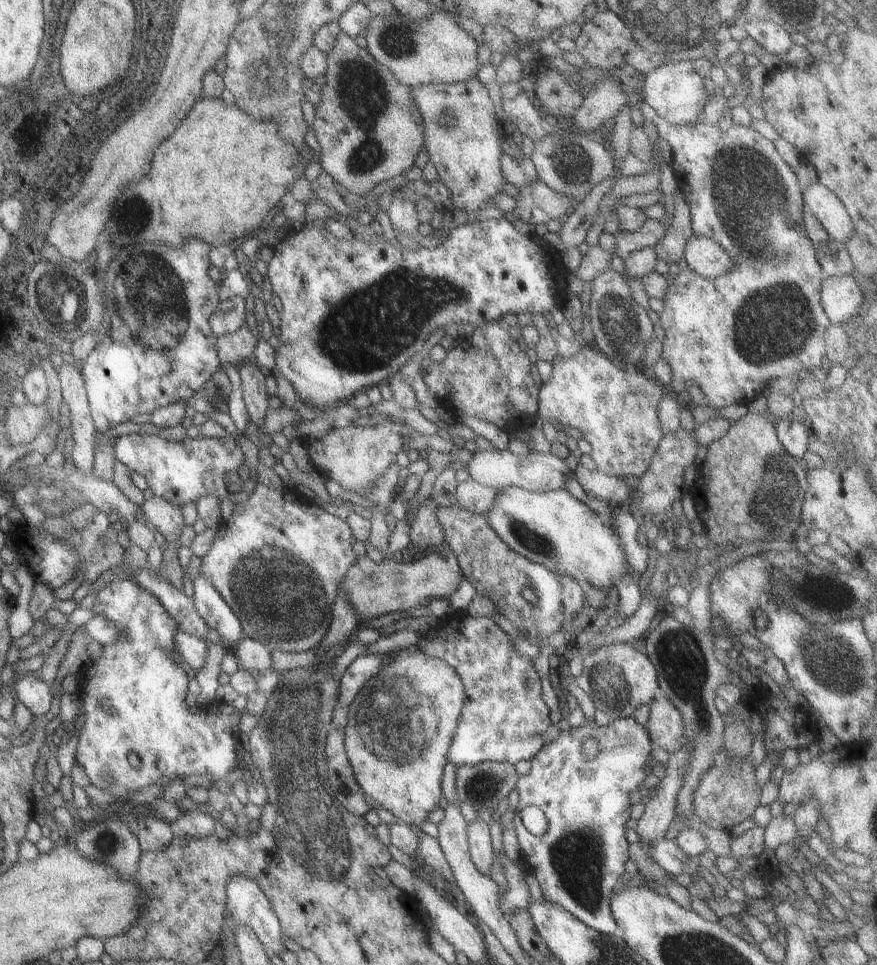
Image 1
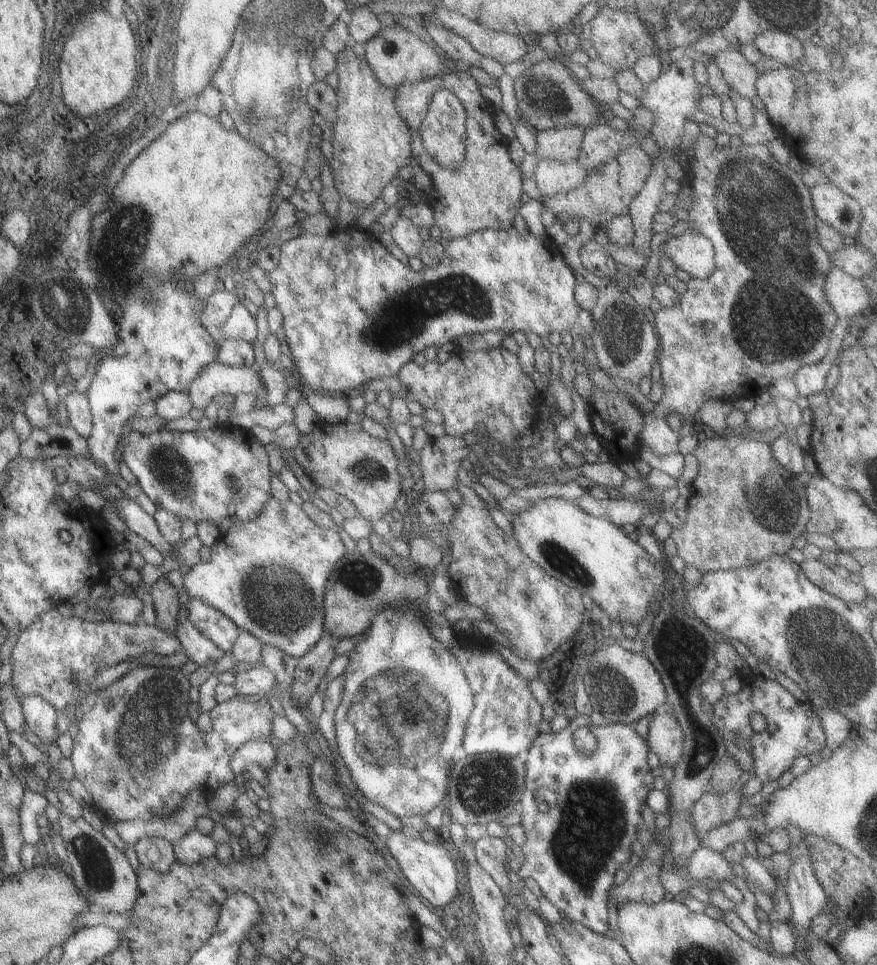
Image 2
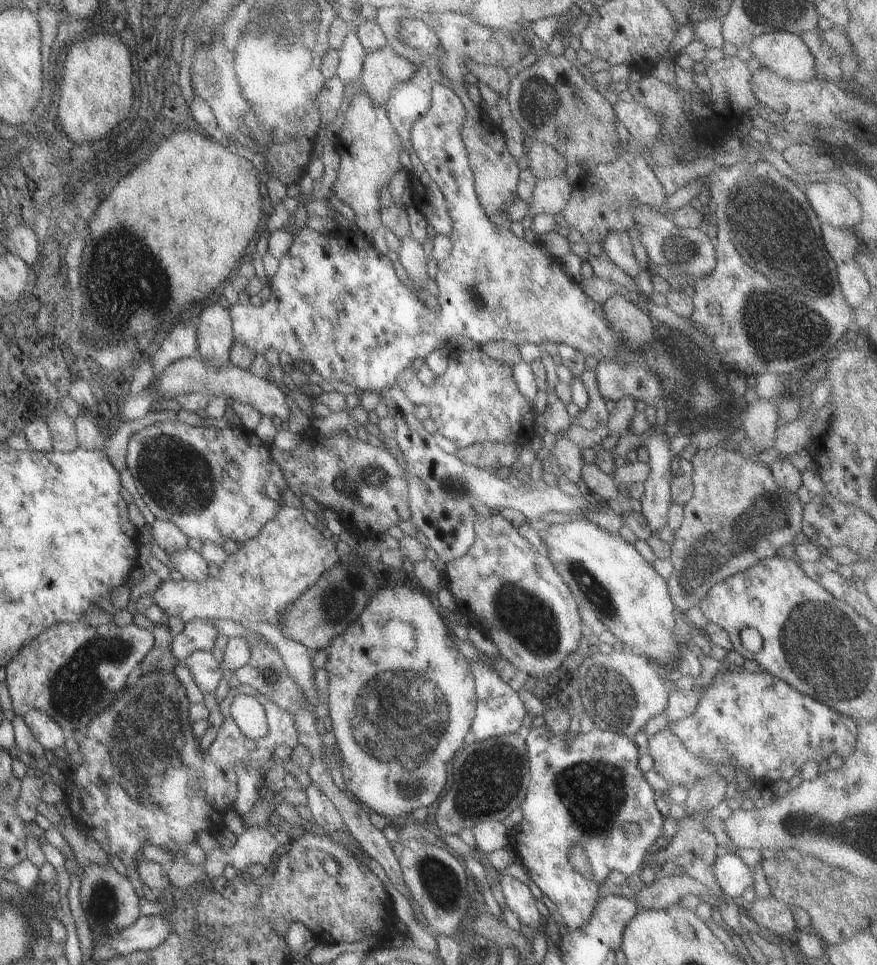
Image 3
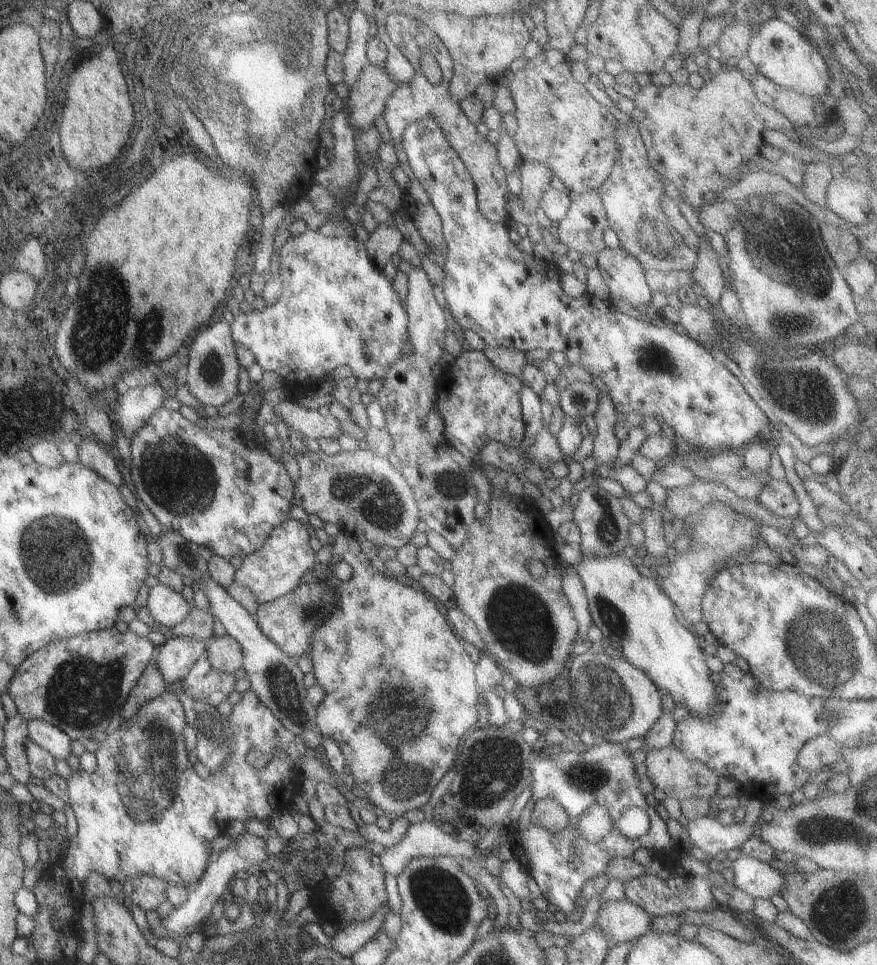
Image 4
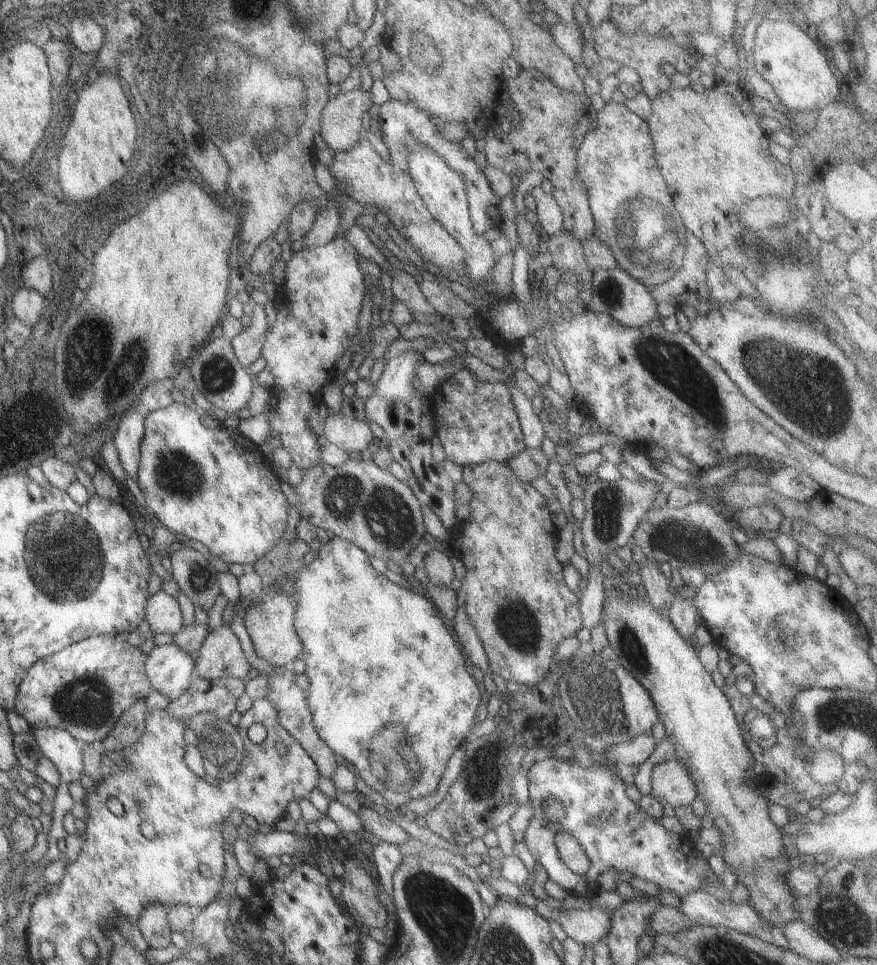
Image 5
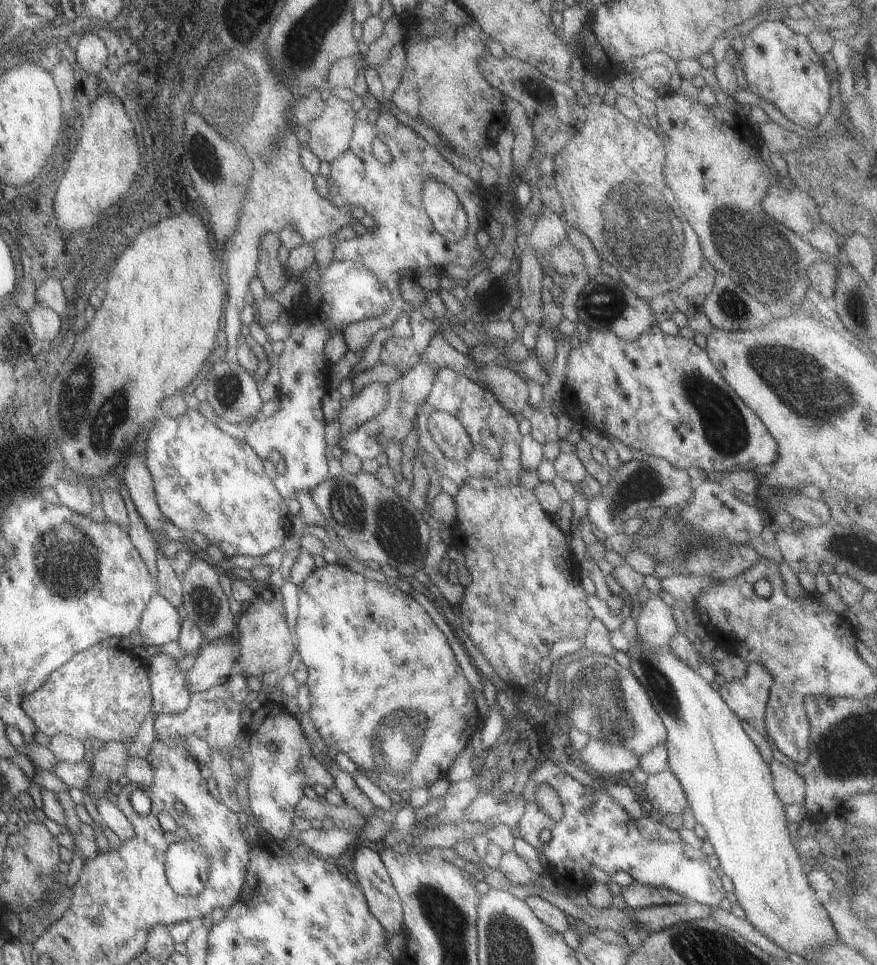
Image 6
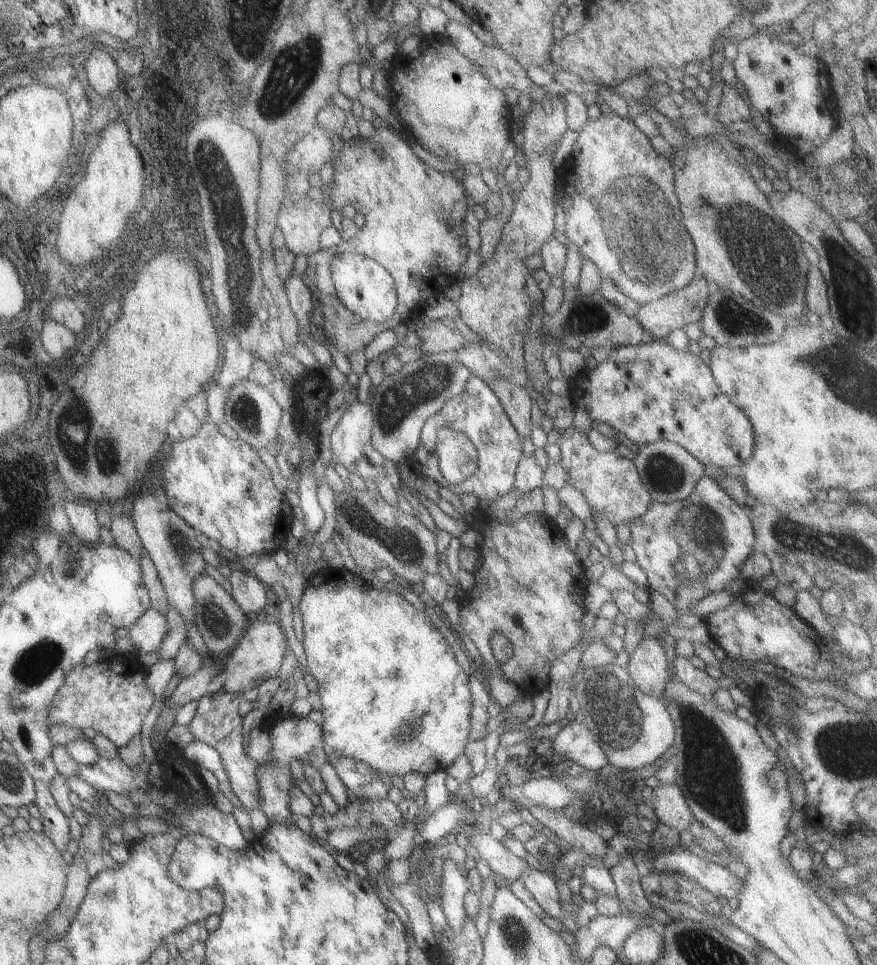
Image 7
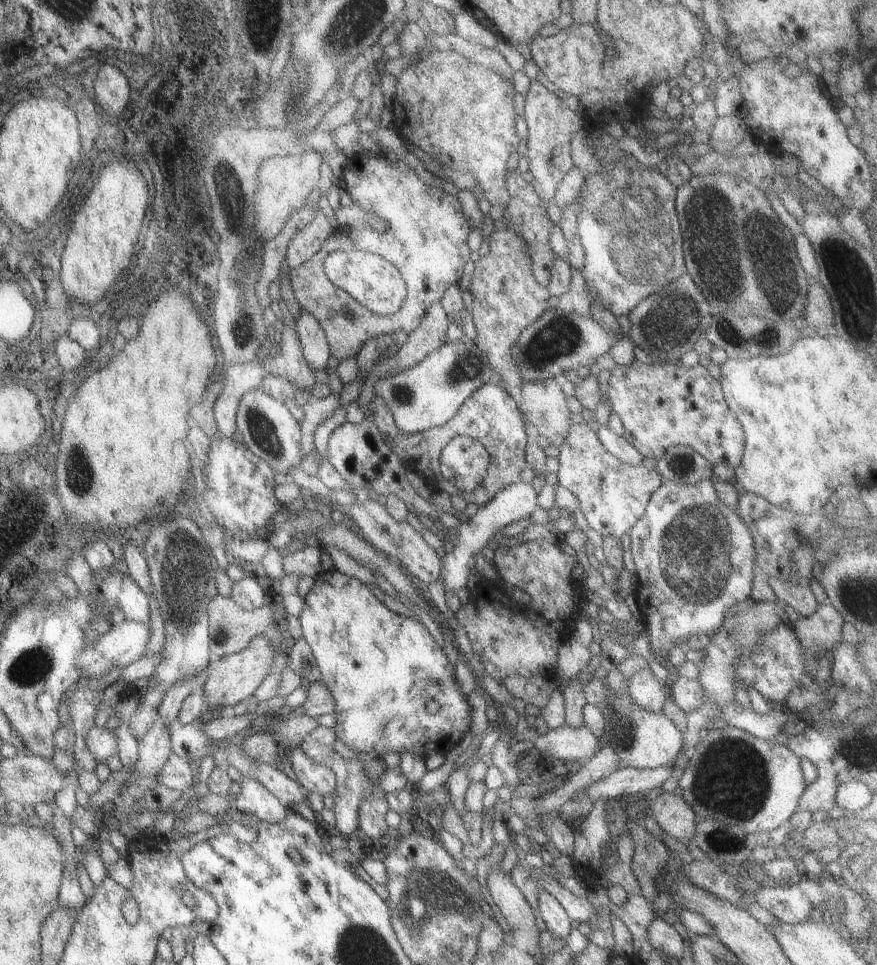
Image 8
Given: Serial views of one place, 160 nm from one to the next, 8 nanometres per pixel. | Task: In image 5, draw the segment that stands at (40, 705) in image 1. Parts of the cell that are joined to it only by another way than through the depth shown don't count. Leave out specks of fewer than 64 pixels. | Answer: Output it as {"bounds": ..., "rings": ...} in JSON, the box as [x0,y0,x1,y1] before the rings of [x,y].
{"bounds":[29,727,81,788],"rings":[[[53,727],[29,728],[39,752],[57,769],[61,788],[63,784],[78,782],[81,769],[81,746],[66,730]]]}

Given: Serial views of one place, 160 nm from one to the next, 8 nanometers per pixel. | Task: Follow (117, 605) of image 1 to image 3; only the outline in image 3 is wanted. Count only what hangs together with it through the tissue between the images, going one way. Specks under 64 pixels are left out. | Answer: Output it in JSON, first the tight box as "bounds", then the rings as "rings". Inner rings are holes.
{"bounds":[63,668,297,868],"rings":[[[133,668],[125,678],[124,686],[112,697],[108,707],[82,728],[83,740],[77,748],[82,759],[67,776],[68,786],[63,788],[64,796],[67,796],[67,808],[71,817],[76,816],[89,828],[100,828],[105,832],[107,841],[103,845],[107,846],[106,852],[115,854],[125,868],[134,864],[144,844],[159,846],[169,854],[176,855],[175,860],[178,857],[181,859],[179,850],[197,844],[196,836],[199,832],[205,830],[216,834],[222,826],[221,814],[231,810],[236,799],[236,765],[259,769],[271,758],[275,746],[297,746],[292,716],[275,706],[275,703],[269,702],[254,688],[247,685],[231,687],[221,706],[223,720],[216,730],[211,749],[207,750],[208,754],[201,754],[187,718],[188,701],[179,680],[171,672],[163,671],[137,676],[137,670]],[[237,695],[252,696],[263,707],[267,727],[264,737],[253,740],[241,734],[237,728],[230,715],[231,701]]]}

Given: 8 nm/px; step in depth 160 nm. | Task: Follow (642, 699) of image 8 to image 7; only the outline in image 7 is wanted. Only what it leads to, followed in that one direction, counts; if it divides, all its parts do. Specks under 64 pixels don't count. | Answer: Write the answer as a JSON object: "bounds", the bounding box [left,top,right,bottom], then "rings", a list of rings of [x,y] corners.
{"bounds":[624,638,667,697],"rings":[[[643,638],[628,656],[624,669],[632,683],[650,697],[662,696],[667,677],[667,660],[663,655],[663,641],[656,638]]]}

